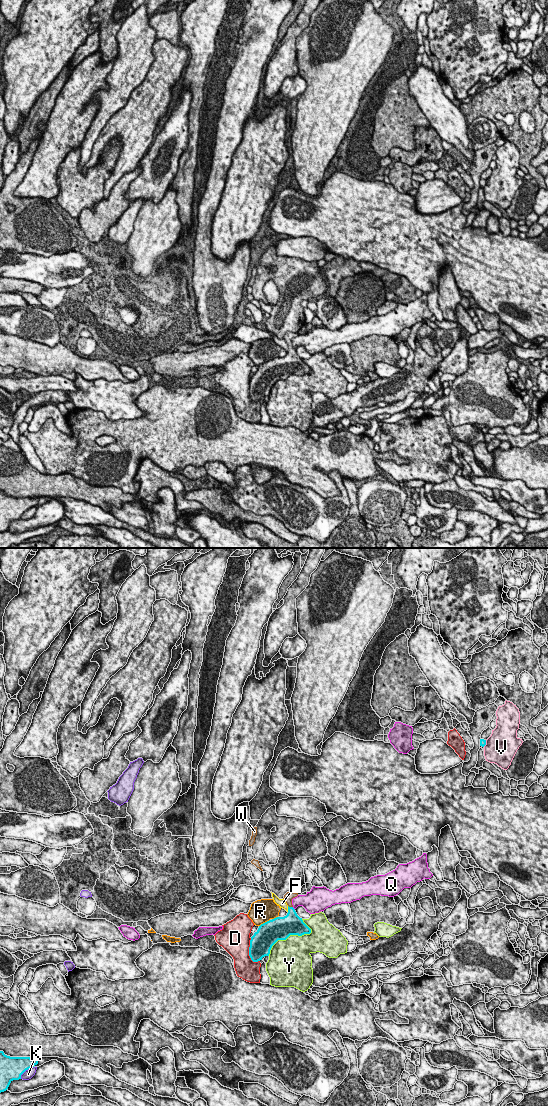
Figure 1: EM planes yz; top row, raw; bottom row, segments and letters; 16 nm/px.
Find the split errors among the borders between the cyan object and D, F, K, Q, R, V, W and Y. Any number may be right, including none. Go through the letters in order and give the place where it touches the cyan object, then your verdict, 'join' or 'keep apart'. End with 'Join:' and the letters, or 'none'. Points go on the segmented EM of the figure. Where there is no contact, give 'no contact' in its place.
D: contact yz (249, 952); keep apart
F: contact yz (288, 909); keep apart
K: contact yz (25, 1070); keep apart
Q: contact yz (293, 908); keep apart
R: contact yz (265, 922); keep apart
V: contact yz (485, 743); keep apart
W: contact yz (290, 907); join
Y: contact yz (288, 936); keep apart
Join: W

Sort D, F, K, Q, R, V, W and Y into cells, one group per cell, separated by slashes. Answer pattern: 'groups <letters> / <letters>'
groups D / F / K / Q / R / V / W / Y

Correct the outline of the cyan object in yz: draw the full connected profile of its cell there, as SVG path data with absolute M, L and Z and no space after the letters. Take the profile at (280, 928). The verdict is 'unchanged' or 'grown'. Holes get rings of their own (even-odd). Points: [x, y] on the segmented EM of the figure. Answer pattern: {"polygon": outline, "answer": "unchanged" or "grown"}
{"polygon": "M287 892L284 900L288 905L288 913L284 917L276 917L261 924L250 940L249 956L253 962L269 956L272 946L278 940L286 940L290 935L302 936L310 934L311 929L303 922L292 905L292 899L298 893Z", "answer": "grown"}

